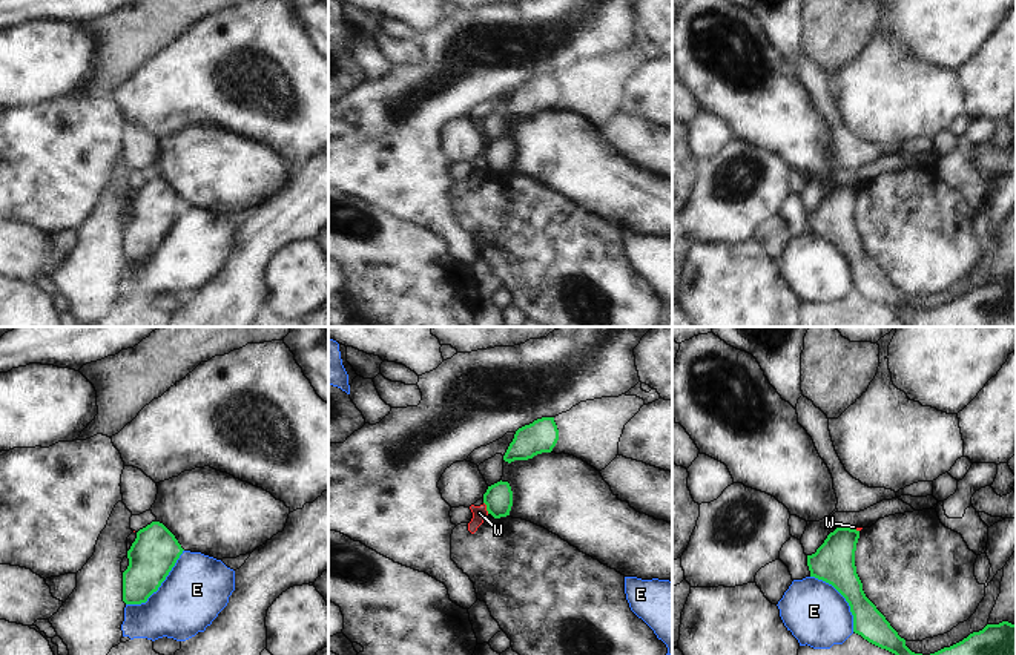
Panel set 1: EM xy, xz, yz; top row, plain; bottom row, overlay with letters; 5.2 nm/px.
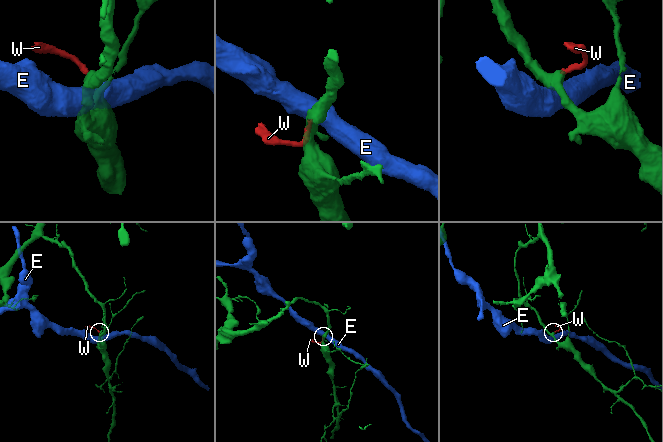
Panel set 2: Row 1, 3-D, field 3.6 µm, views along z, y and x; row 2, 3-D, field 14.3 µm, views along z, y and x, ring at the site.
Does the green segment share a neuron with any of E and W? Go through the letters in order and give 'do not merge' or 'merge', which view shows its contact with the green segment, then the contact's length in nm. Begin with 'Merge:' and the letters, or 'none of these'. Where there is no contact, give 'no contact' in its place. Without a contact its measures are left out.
Merge: none of these
E: do not merge; meets green in xy; contact 420 nm long
W: do not merge; meets green in xz; contact 70 nm long

